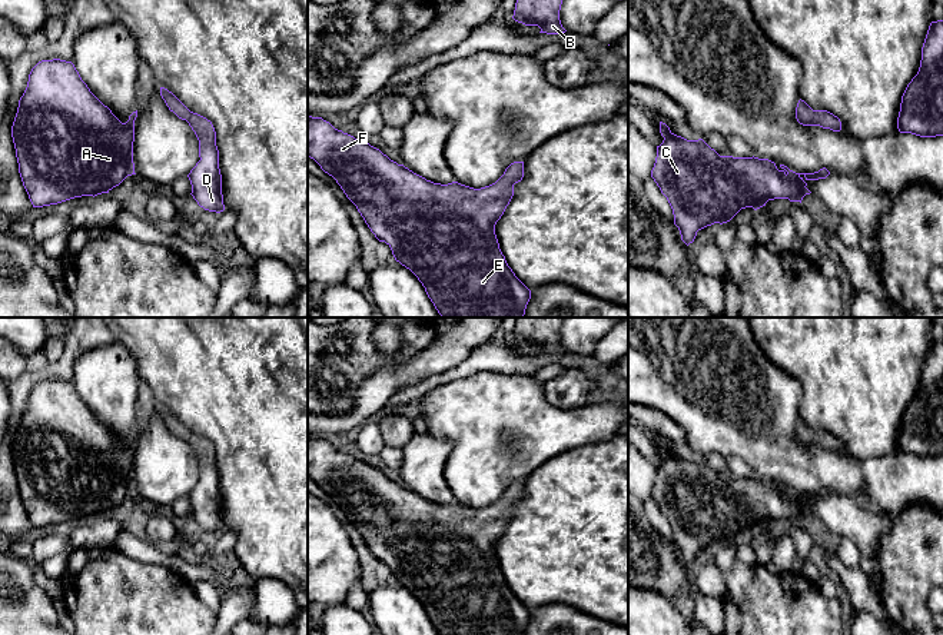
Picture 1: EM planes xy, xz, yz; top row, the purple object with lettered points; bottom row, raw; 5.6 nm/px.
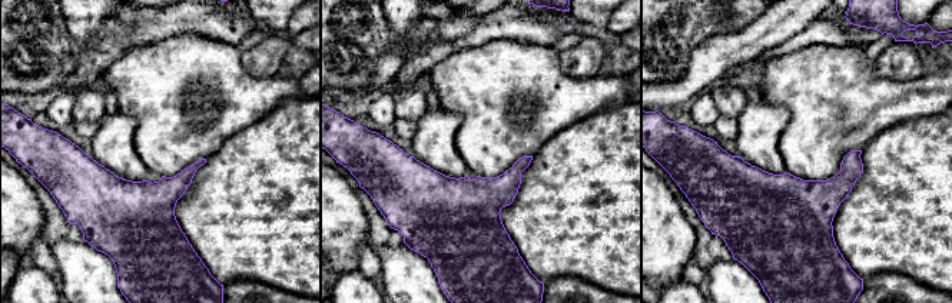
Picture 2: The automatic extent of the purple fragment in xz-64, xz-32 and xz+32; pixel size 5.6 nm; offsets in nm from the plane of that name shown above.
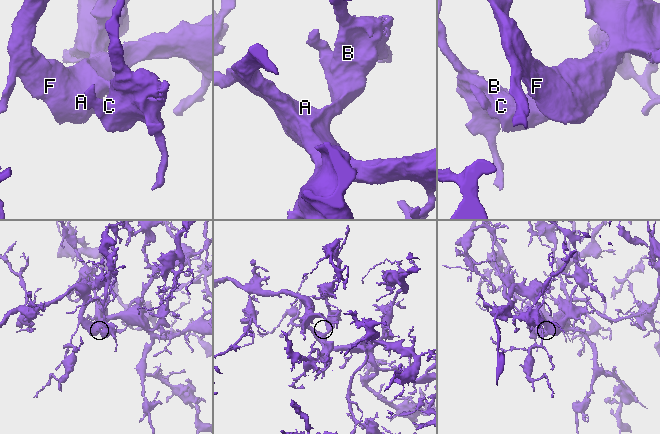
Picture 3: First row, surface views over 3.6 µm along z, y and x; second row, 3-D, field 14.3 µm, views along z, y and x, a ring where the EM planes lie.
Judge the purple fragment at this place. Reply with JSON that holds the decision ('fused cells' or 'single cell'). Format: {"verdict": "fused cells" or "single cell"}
{"verdict": "single cell"}

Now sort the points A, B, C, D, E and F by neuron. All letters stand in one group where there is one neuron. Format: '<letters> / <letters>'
A B C D E F

